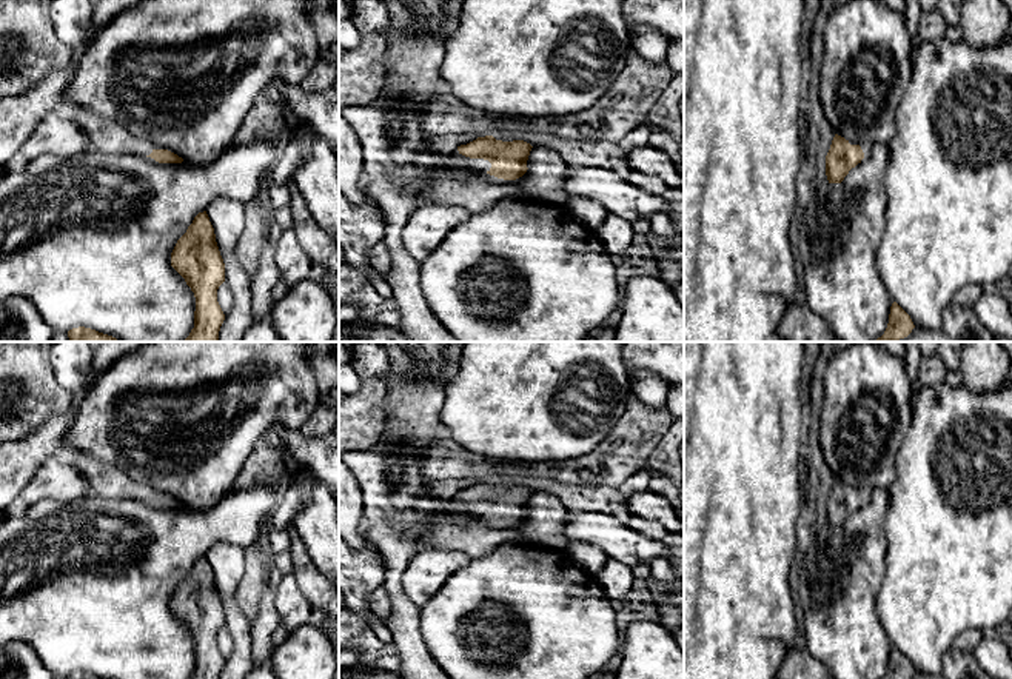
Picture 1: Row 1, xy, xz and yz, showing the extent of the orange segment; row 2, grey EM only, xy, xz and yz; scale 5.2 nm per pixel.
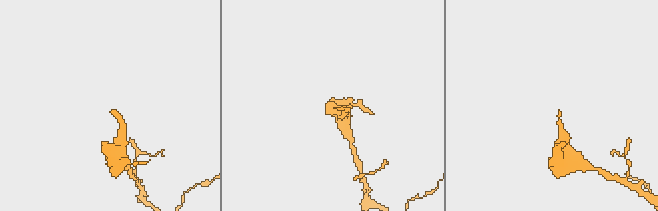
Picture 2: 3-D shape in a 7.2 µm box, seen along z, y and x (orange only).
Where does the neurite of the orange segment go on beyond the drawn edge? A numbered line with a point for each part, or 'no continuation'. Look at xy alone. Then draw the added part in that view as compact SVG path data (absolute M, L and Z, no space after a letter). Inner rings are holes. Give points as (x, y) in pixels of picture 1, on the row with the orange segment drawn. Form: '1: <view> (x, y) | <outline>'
1: xy (105, 136) | M72 106L69 114L86 131L89 152L149 156L154 149L109 117L79 106Z

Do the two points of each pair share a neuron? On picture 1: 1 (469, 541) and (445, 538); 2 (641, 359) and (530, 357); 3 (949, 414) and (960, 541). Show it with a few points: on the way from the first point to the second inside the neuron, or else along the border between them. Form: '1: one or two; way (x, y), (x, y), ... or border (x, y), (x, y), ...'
1: one; way (462, 538), (452, 538)
2: two; border (623, 357), (629, 379)
3: one; way (934, 445), (928, 459), (929, 478), (946, 510)

